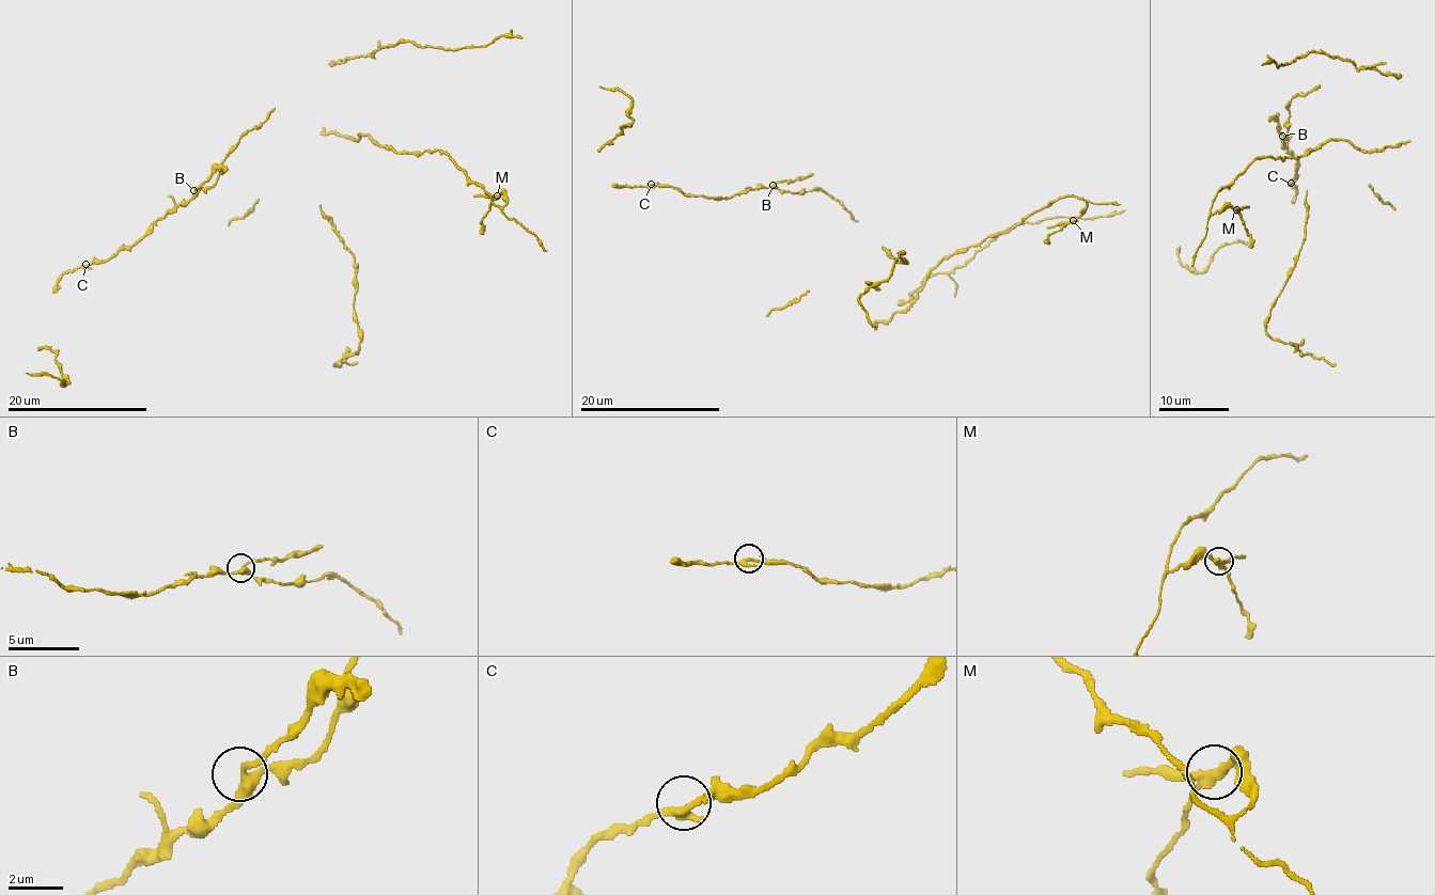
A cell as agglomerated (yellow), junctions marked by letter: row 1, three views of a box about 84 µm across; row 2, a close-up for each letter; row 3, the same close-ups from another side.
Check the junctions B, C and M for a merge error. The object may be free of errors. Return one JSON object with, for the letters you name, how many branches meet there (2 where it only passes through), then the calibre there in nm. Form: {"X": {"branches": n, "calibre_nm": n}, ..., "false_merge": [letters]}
{"M": {"branches": 3, "calibre_nm": 240}, "false_merge": ["M"]}

